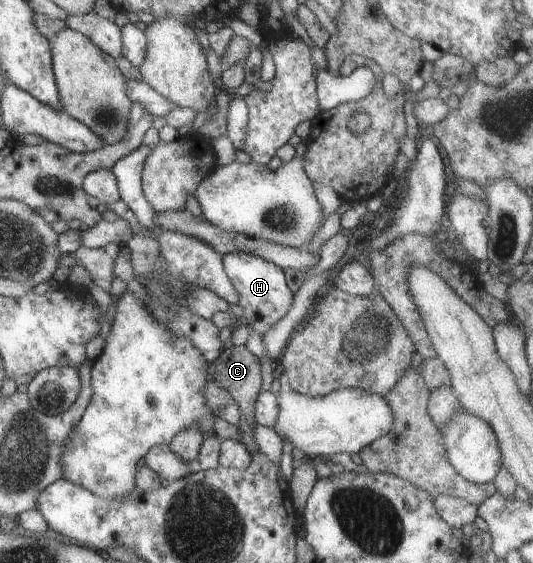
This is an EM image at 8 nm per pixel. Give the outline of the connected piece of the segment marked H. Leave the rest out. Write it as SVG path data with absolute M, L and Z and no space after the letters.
M228 253L222 256L224 271L238 296L234 301L244 309L244 318L259 336L264 335L290 310L293 293L287 285L284 270L250 253Z

